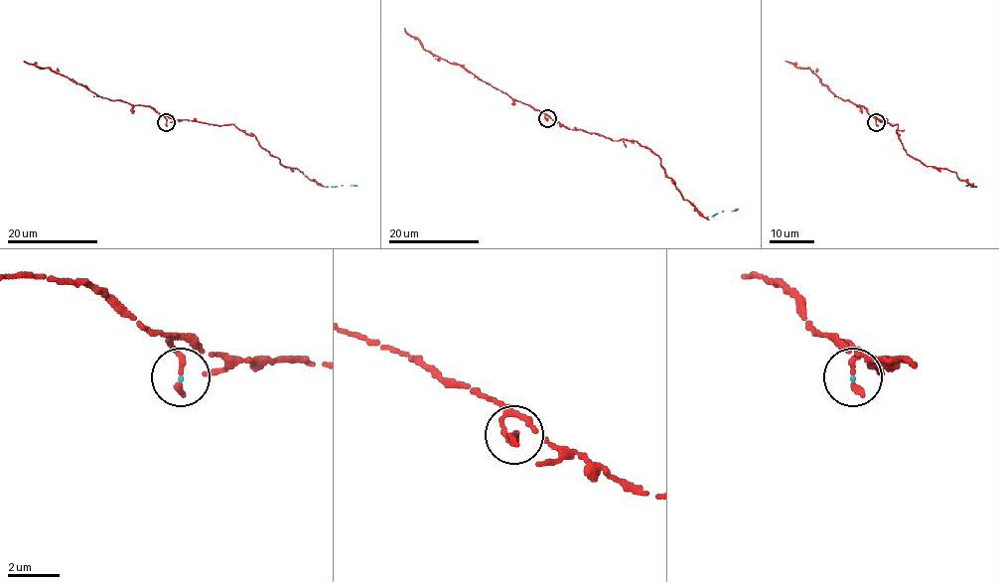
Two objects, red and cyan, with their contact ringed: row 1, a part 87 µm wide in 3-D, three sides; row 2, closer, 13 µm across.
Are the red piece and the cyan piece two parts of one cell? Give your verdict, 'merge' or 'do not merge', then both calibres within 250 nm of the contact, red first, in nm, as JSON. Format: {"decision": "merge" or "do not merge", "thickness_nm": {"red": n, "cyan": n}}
{"decision": "do not merge", "thickness_nm": {"red": 320, "cyan": 70}}

